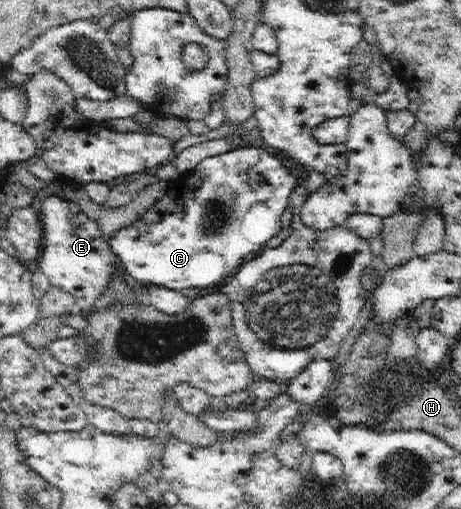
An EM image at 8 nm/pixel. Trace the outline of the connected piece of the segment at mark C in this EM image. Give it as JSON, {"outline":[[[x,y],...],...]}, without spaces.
{"outline":[[[236,146],[228,151],[228,153],[221,153],[217,156],[203,159],[196,167],[180,173],[176,179],[171,180],[168,185],[169,195],[164,195],[163,199],[156,201],[135,223],[120,229],[110,237],[109,244],[111,250],[117,255],[118,264],[128,272],[128,275],[130,274],[134,279],[143,283],[155,283],[170,289],[186,289],[186,287],[212,289],[214,285],[225,283],[244,262],[250,261],[260,254],[268,241],[283,229],[280,217],[282,217],[284,209],[288,207],[290,194],[298,183],[299,181],[296,179],[296,176],[288,171],[288,168],[282,164],[281,160],[278,160],[278,158],[267,151],[266,147]]]}

